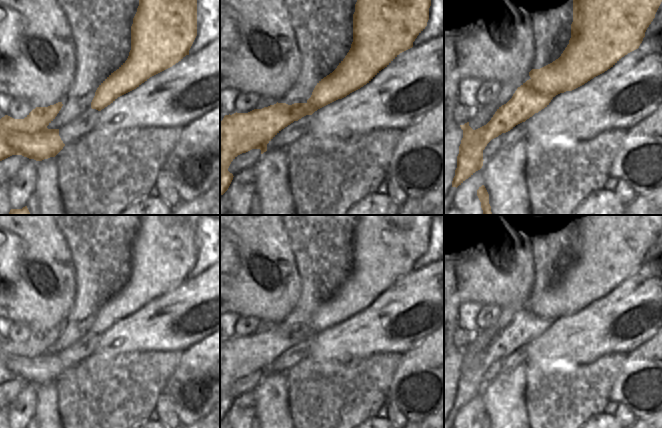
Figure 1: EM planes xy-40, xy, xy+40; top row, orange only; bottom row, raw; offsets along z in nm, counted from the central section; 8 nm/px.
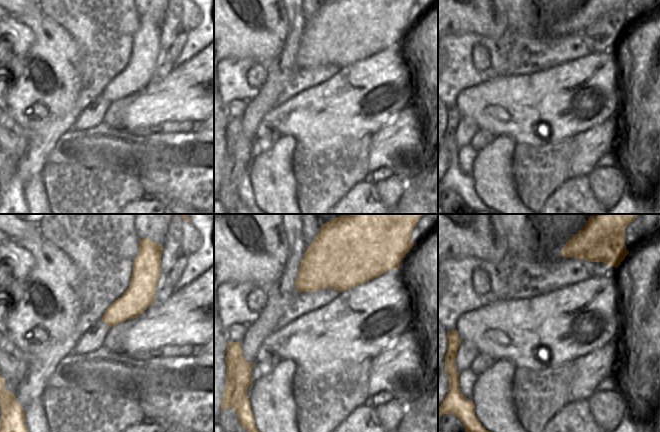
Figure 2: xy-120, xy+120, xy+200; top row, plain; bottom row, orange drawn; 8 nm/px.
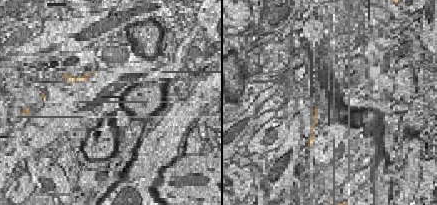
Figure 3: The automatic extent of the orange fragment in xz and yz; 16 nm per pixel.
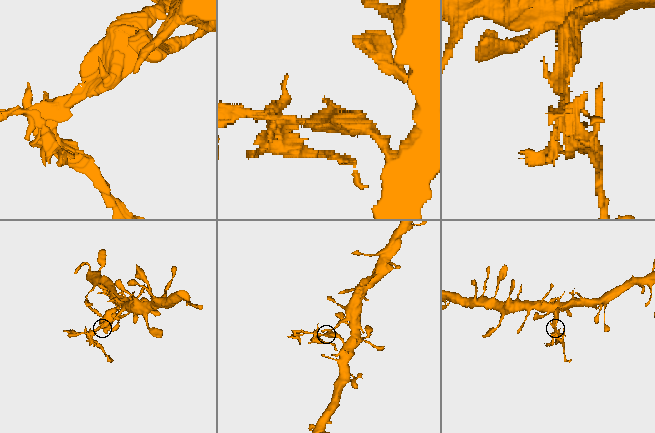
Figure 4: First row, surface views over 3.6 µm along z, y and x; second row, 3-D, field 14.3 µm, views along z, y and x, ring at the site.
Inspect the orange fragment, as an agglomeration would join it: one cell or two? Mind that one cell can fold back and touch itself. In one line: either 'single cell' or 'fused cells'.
fused cells

